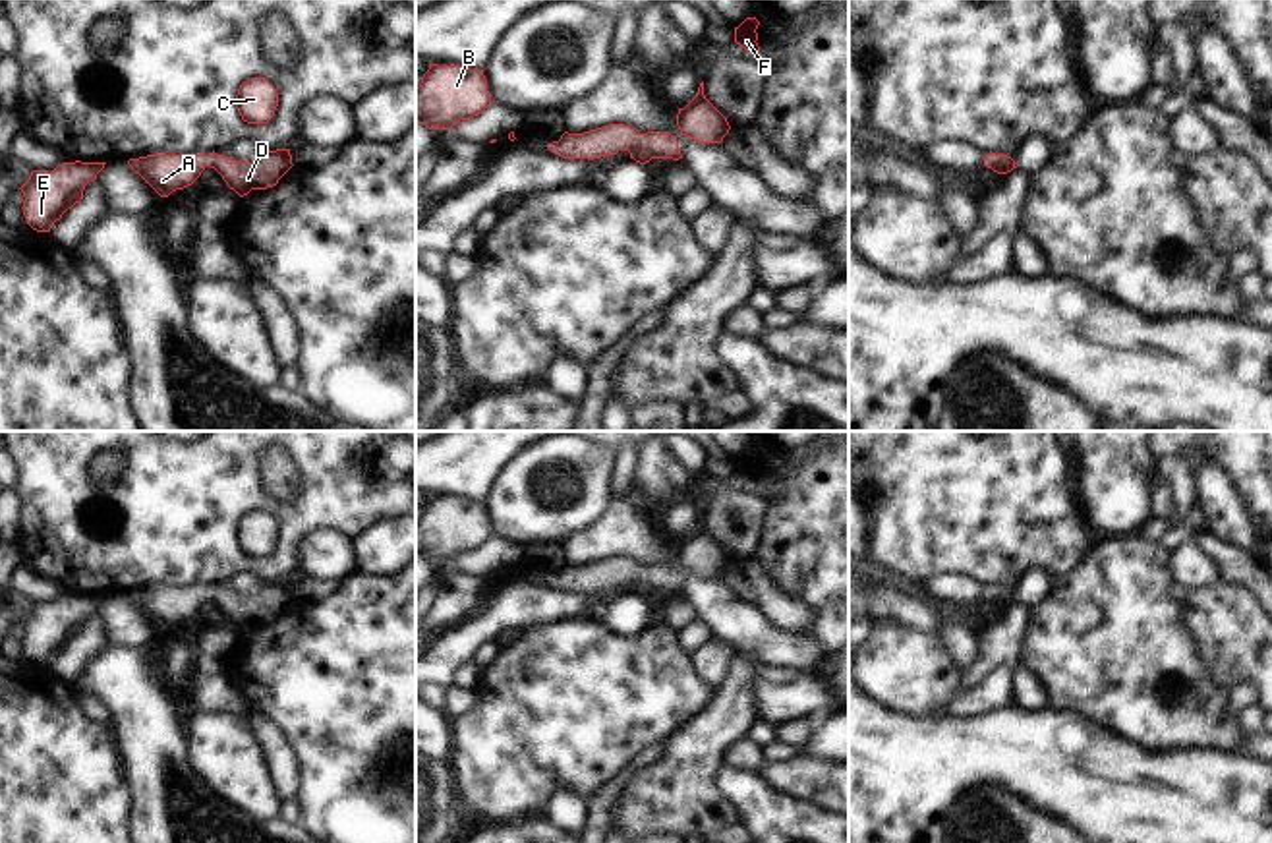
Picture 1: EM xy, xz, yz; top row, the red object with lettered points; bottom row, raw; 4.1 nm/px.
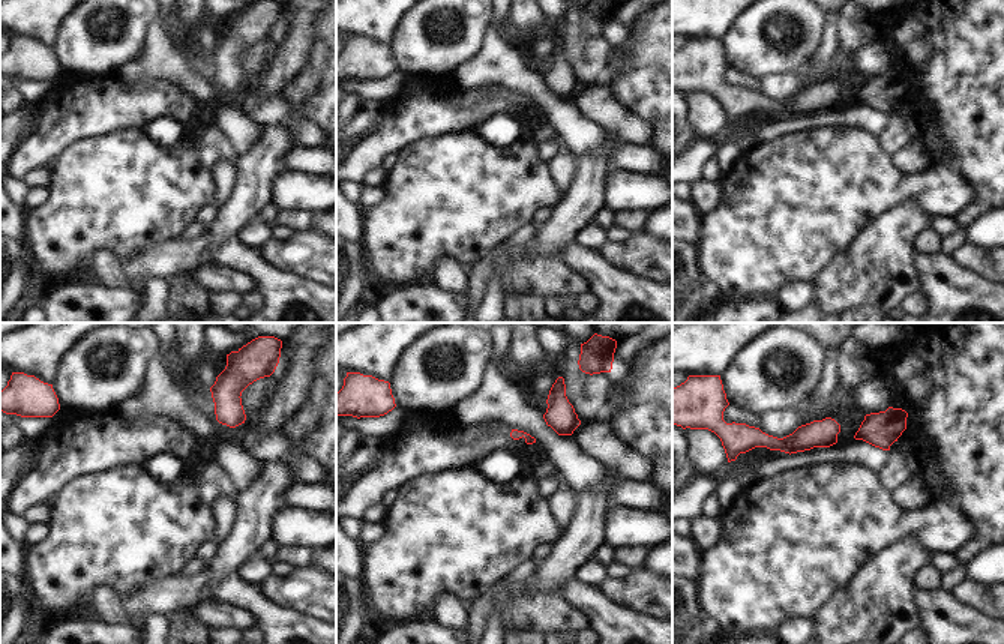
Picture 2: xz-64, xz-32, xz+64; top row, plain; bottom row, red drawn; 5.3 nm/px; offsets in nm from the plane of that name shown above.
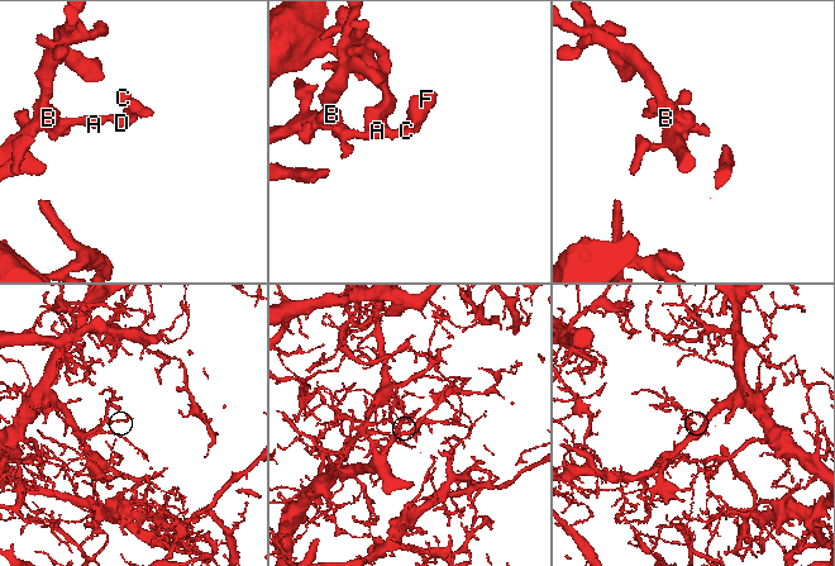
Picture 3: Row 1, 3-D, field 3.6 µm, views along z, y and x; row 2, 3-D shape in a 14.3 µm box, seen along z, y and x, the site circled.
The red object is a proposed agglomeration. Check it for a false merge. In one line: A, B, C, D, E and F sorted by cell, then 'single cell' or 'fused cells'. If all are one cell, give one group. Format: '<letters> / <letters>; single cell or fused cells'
A B C D E F; single cell

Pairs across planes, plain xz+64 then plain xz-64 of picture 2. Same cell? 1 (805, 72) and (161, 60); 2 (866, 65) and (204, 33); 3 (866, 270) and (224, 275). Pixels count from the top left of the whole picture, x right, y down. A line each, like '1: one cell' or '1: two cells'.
1: one cell
2: one cell
3: one cell

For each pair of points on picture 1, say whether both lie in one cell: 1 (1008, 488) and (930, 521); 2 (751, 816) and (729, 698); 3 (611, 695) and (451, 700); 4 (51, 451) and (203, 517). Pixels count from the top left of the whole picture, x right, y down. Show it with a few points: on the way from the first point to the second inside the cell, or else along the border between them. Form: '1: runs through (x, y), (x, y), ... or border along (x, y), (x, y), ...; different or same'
1: runs through (988, 503), (950, 503); same
2: border along (723, 762), (718, 770), (716, 787), (735, 809); different
3: border along (476, 689), (476, 702), (453, 720); different
4: runs through (89, 451), (136, 451), (165, 480); same

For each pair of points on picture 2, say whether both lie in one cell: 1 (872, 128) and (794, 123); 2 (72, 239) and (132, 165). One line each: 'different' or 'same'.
1: same
2: same

